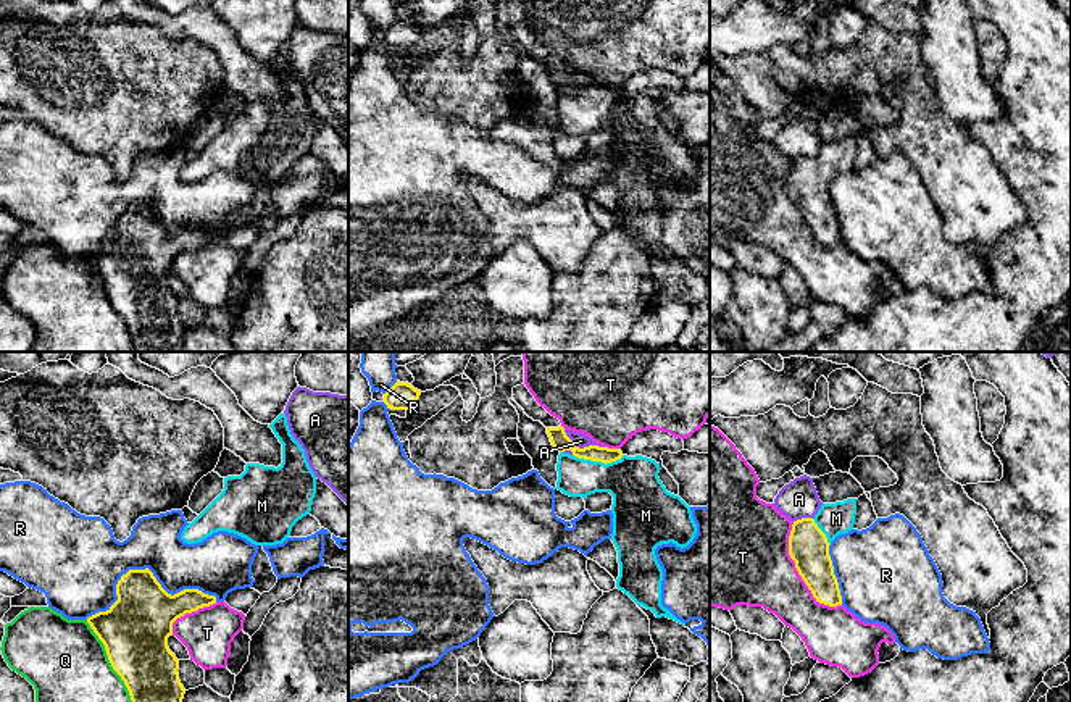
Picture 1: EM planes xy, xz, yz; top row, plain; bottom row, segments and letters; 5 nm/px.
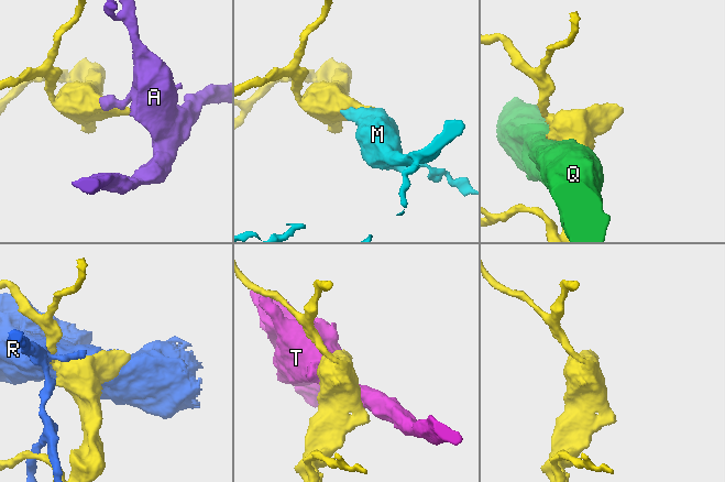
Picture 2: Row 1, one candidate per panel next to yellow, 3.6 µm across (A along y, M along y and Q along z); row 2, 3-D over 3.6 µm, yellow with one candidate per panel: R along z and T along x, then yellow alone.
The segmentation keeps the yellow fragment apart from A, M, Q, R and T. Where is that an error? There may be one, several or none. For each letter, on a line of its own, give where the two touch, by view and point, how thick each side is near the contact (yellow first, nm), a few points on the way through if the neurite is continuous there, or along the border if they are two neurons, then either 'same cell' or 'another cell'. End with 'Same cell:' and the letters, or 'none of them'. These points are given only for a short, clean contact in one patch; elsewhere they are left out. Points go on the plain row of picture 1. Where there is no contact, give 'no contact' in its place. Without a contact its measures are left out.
A: xz (581, 87) | 90/70 nm | another cell
M: xz (599, 99) | 90/260 nm | same cell
Q: xy (112, 304) | 340/480 nm | another cell
R: xy (145, 207) | 320/280 nm | another cell
T: yz (799, 212) | 200/400 nm | another cell
Same cell: M

